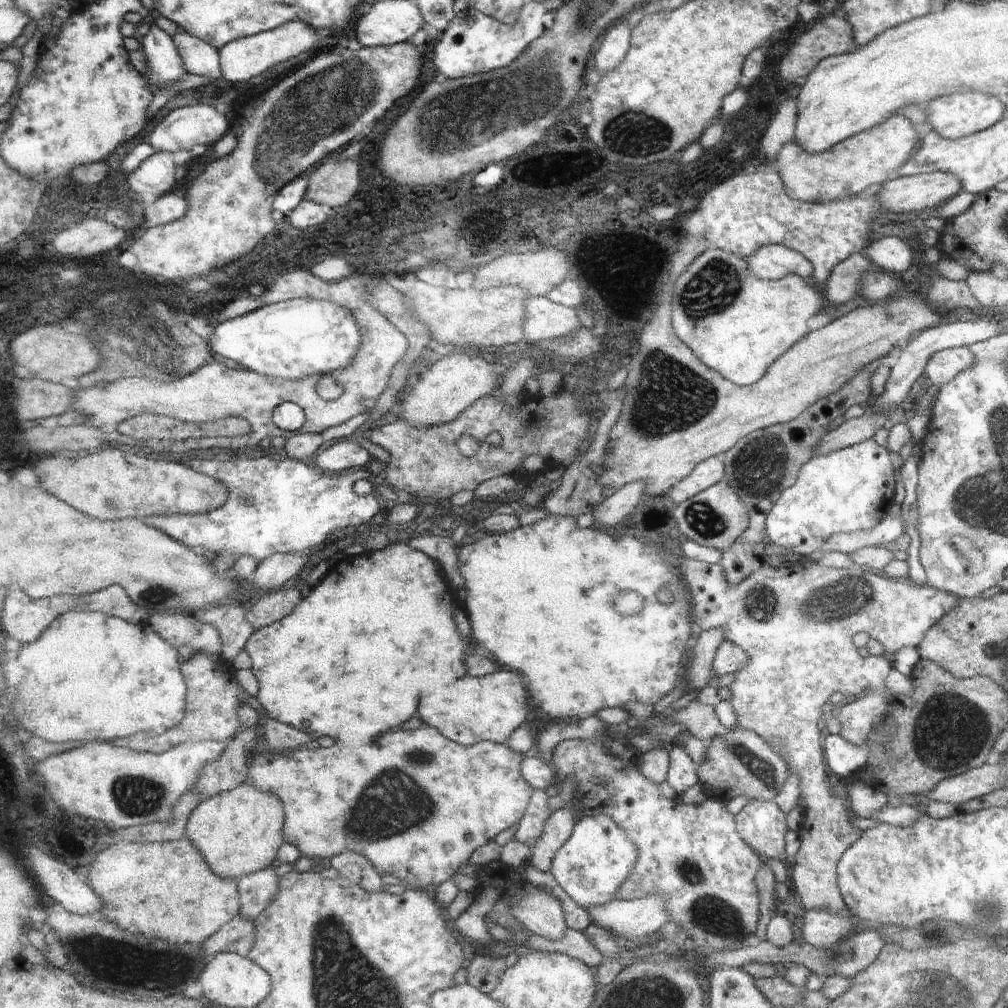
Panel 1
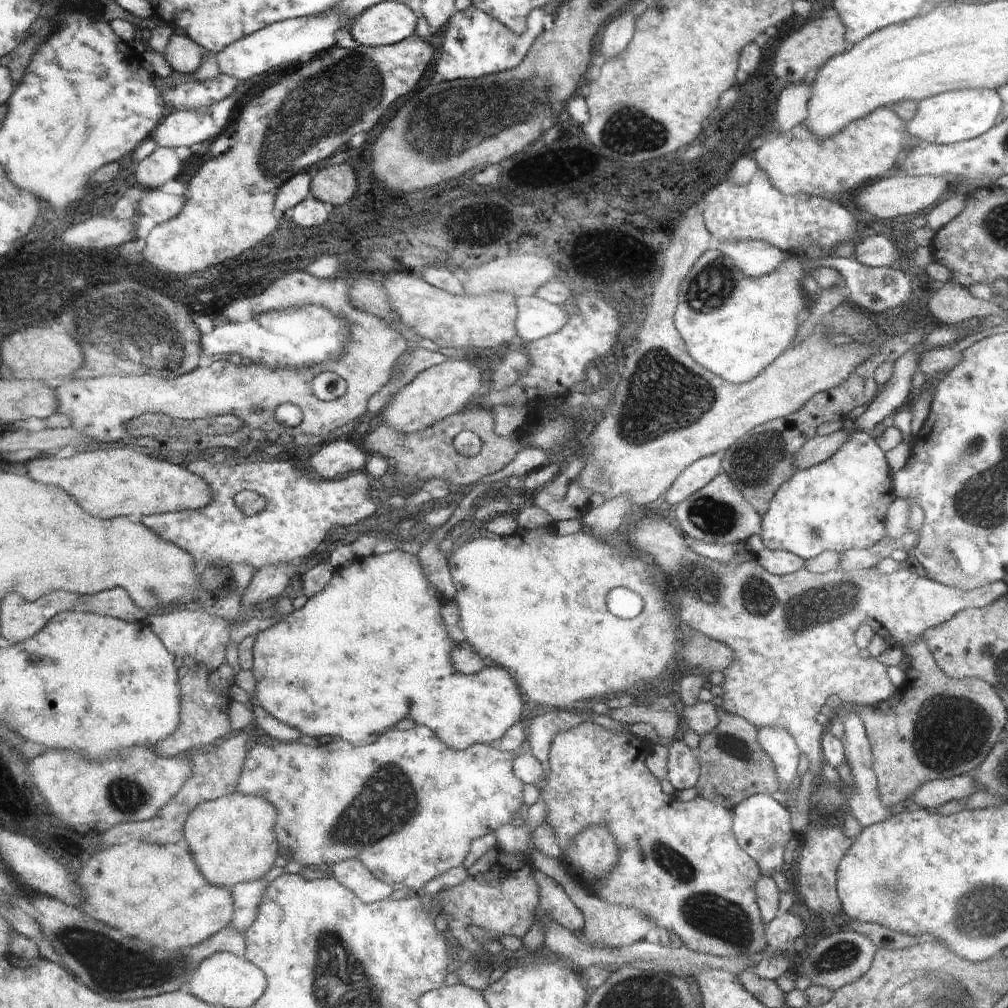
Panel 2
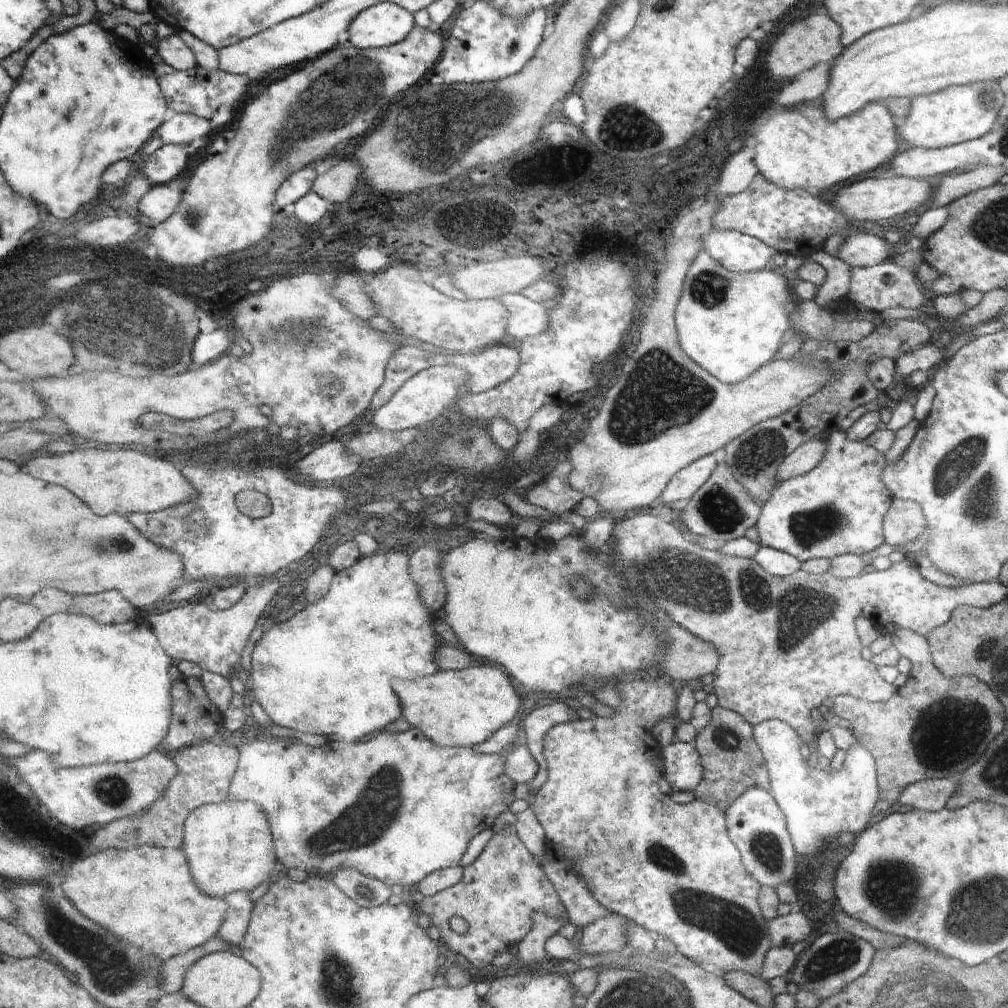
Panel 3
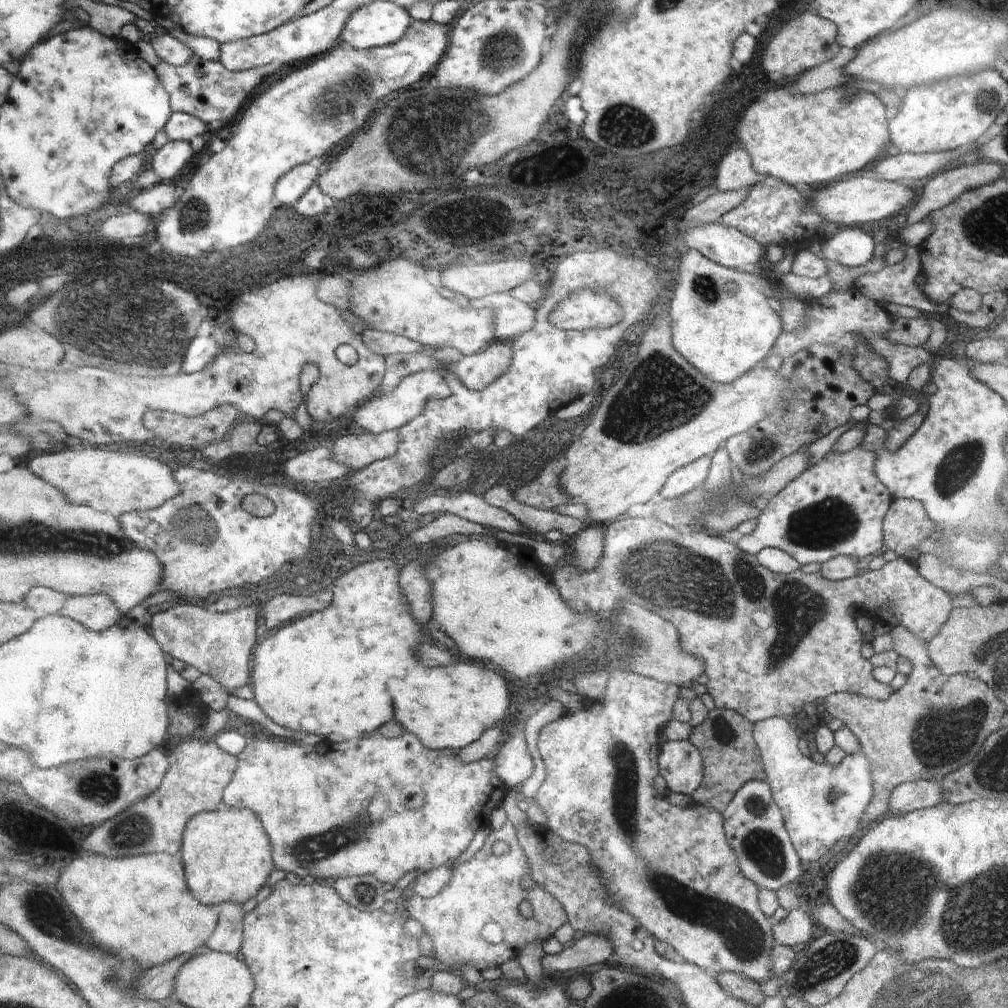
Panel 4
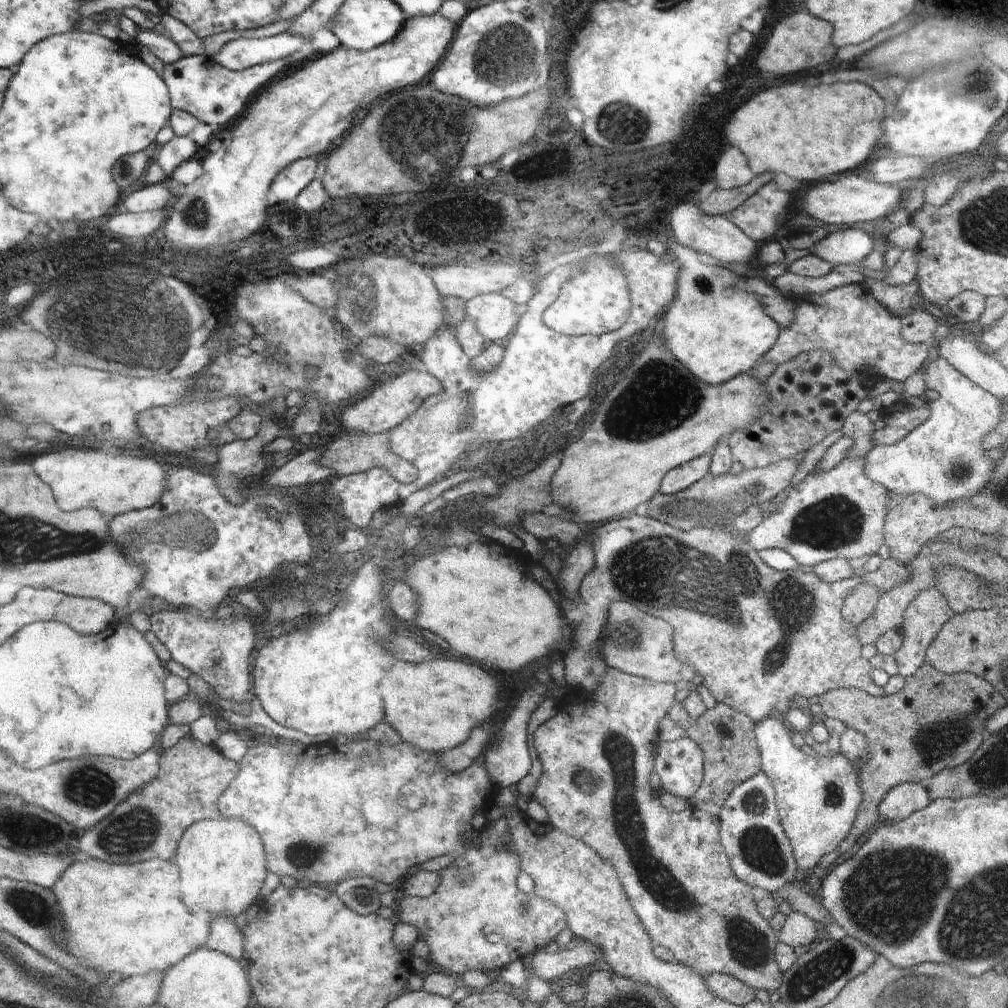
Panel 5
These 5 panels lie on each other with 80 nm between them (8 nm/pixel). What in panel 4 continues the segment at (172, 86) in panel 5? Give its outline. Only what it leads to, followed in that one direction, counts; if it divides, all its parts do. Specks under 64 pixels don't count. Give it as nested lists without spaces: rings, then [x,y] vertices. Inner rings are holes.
[[[194,54],[185,65],[174,66],[162,61],[155,69],[172,99],[174,112],[191,114],[207,125],[216,120],[232,120],[248,94],[264,80],[258,69],[234,72],[220,61],[203,60]]]

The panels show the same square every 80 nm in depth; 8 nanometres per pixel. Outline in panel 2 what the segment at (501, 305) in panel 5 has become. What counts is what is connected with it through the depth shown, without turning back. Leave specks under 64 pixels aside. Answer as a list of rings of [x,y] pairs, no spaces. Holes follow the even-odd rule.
[[[516,296],[518,306],[518,336],[522,340],[536,340],[548,334],[558,332],[566,324],[566,312],[558,306],[546,304],[540,298],[532,296]]]

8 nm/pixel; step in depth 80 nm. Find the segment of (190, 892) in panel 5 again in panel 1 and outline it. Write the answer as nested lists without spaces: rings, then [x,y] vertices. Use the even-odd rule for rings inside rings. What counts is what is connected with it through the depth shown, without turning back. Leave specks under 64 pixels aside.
[[[245,782],[230,792],[207,798],[196,806],[194,818],[190,818],[190,830],[186,830],[188,838],[198,842],[198,850],[206,854],[206,862],[214,866],[214,874],[220,878],[236,879],[249,876],[264,869],[270,869],[276,860],[276,852],[282,844],[282,830],[285,824],[285,810],[275,793],[261,791],[256,787],[249,787]]]

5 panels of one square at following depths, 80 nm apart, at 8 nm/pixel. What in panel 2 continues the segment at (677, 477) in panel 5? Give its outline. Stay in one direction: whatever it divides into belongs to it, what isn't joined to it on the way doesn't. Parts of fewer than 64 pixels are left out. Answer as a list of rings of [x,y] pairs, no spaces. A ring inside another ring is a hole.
[[[708,456],[702,458],[702,462],[690,465],[690,470],[678,478],[678,482],[673,482],[674,488],[670,488],[666,494],[668,504],[680,504],[685,498],[692,496],[697,490],[704,488],[710,481],[720,474],[720,458],[718,456]]]

